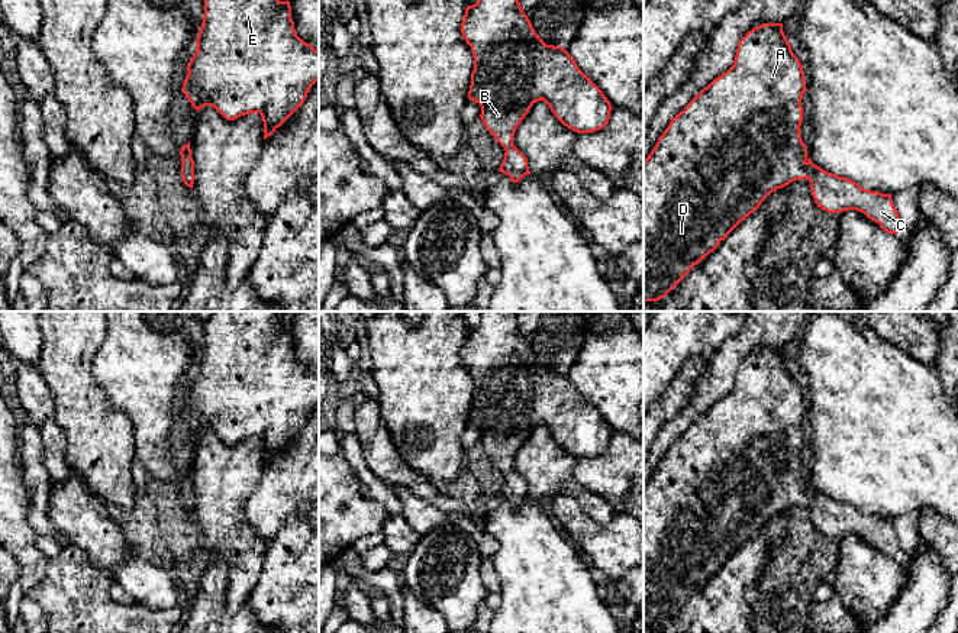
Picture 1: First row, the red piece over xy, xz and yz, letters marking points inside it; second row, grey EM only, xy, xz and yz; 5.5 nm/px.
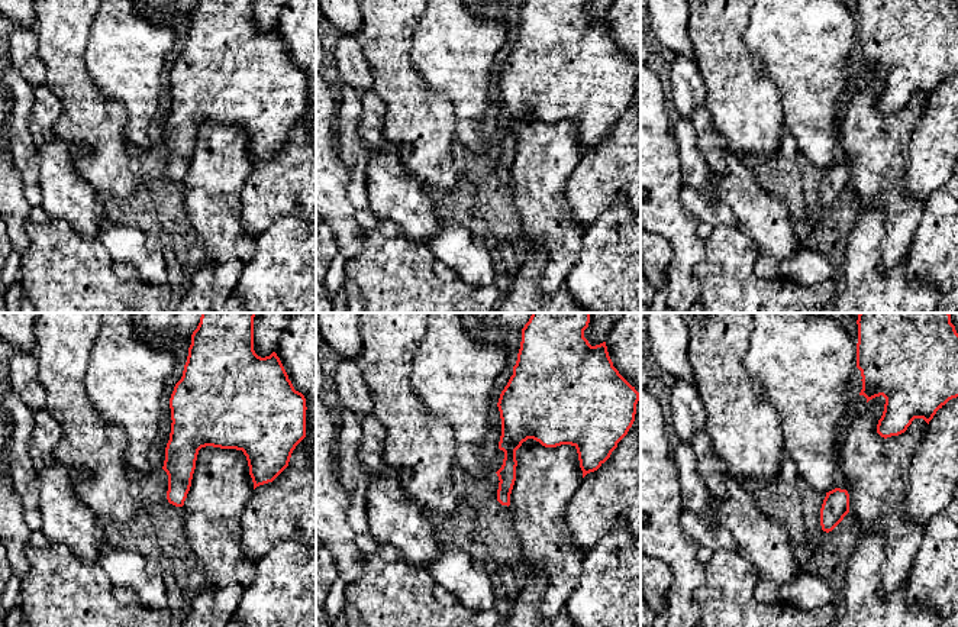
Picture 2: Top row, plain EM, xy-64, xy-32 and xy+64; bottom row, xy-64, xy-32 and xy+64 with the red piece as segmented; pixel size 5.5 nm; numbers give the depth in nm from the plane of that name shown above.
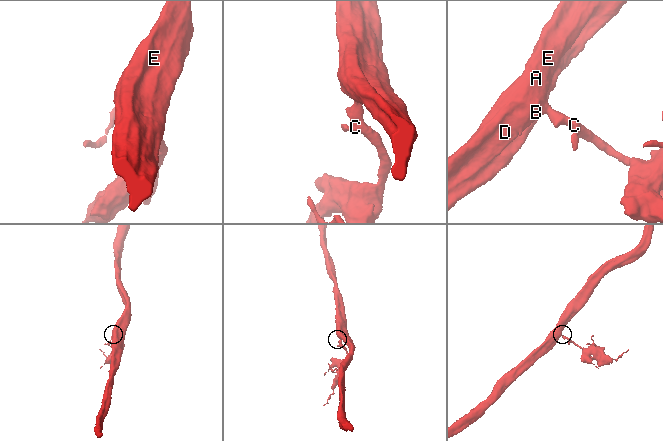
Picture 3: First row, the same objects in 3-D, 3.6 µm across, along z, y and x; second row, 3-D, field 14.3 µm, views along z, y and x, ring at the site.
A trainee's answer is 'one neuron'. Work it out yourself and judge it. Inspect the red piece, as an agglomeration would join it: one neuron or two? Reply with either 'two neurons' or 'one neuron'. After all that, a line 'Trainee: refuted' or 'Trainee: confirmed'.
one neuron
Trainee: confirmed

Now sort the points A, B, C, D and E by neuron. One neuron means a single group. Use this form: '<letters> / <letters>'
A B C D E

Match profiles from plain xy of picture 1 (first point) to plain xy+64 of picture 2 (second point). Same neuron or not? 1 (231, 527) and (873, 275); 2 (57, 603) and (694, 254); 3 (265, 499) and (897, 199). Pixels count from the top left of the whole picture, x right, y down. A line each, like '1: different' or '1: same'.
1: different
2: different
3: different

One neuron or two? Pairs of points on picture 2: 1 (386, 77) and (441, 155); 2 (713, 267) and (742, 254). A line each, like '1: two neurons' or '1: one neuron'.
1: one neuron
2: one neuron

